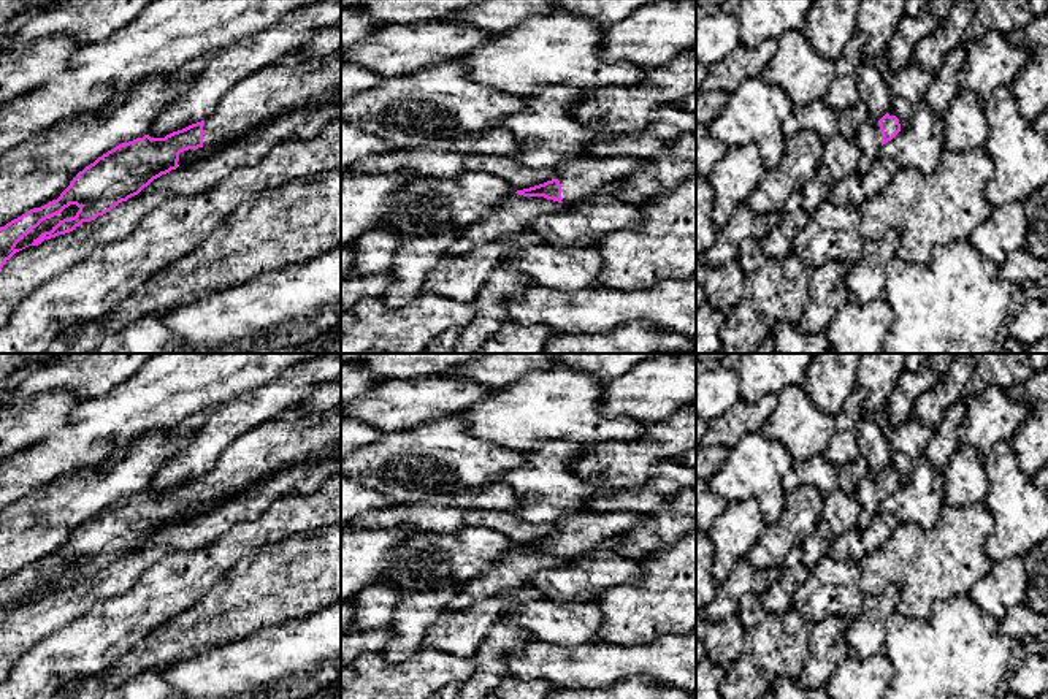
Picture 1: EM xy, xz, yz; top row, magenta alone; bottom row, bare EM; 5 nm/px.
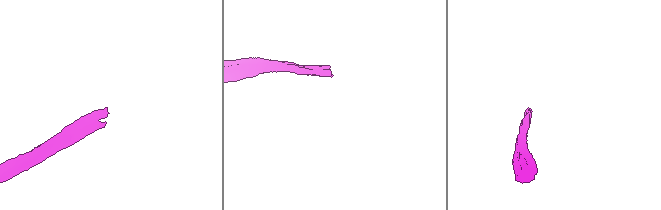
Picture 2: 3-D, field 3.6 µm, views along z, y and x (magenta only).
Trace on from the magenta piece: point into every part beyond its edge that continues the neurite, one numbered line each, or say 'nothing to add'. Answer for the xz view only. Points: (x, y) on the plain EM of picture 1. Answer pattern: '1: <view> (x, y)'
1: xz (584, 531)

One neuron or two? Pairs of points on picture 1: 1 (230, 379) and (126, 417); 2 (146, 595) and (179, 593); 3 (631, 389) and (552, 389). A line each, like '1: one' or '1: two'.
1: one
2: one
3: two

